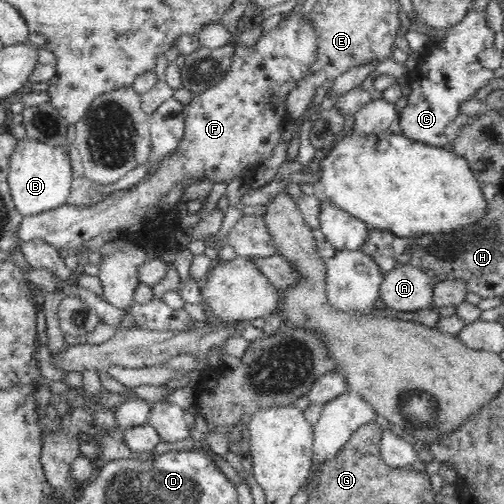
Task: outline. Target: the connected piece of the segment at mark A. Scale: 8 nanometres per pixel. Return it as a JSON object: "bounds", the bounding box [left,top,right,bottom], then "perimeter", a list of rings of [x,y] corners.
{"bounds":[378,263,438,314],"perimeter":[[[400,263],[382,277],[378,291],[379,305],[405,314],[432,306],[433,290],[438,282],[424,269]]]}

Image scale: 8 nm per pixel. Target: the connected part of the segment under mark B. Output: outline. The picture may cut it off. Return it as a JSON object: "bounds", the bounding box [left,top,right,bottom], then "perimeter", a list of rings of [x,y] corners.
{"bounds":[7,137,74,216],"perimeter":[[[28,137],[16,140],[7,170],[15,206],[24,216],[37,215],[66,204],[71,192],[74,170],[68,149],[64,146],[52,146]]]}

